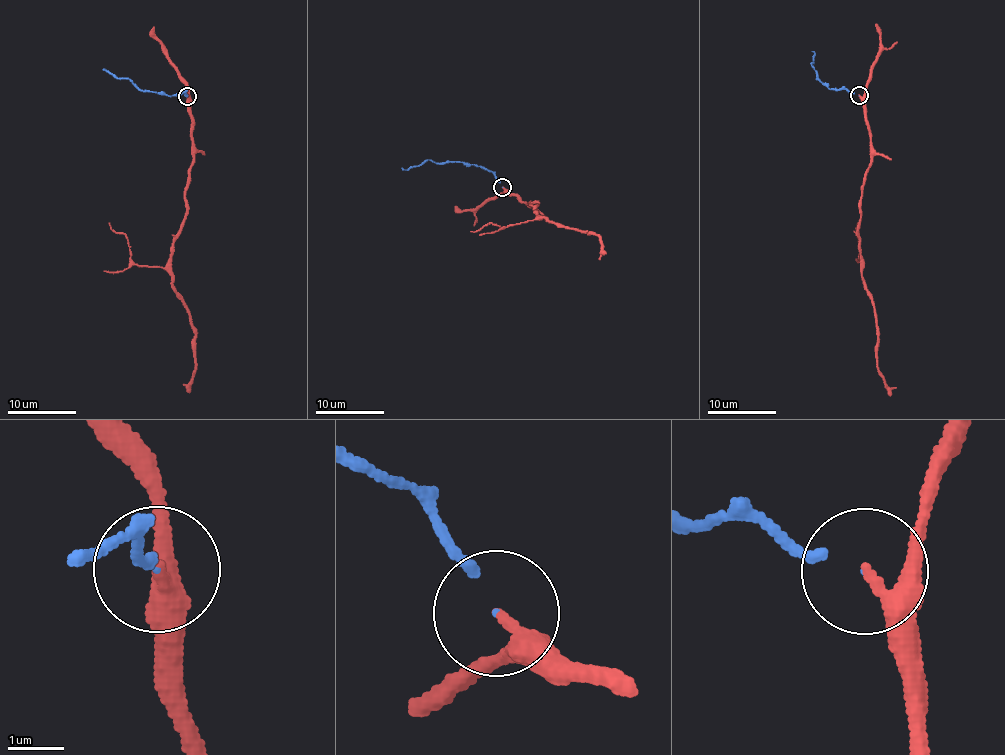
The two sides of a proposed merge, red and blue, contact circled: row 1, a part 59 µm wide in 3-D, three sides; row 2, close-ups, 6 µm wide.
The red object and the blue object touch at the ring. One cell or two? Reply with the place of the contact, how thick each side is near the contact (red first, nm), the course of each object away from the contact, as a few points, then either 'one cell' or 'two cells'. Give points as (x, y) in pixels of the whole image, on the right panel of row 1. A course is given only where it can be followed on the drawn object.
(859, 95) | 240/80 nm | red via (858, 95), (870, 136), (871, 165), (861, 191), (860, 273), (873, 303), (877, 369), (889, 387), (896, 387) | blue via (858, 95), (831, 89), (816, 78), (811, 65), (814, 54), (811, 51) | one cell

